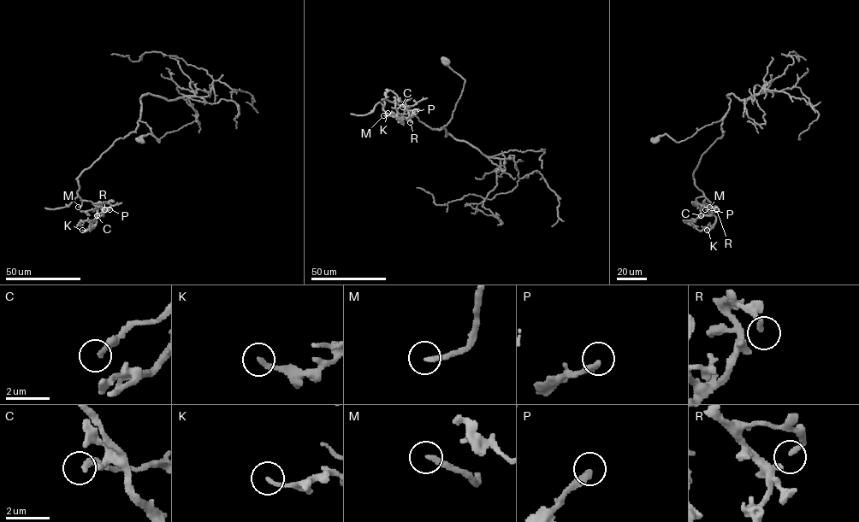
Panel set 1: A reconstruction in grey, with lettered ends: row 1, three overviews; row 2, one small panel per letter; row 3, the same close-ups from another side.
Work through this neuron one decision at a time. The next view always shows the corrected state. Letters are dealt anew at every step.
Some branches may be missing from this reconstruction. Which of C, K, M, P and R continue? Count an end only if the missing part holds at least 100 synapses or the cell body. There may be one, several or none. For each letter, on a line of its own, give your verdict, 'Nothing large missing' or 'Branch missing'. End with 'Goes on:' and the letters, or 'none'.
C: Nothing large missing
K: Nothing large missing
M: Branch missing
P: Nothing large missing
R: Nothing large missing
Goes on: M

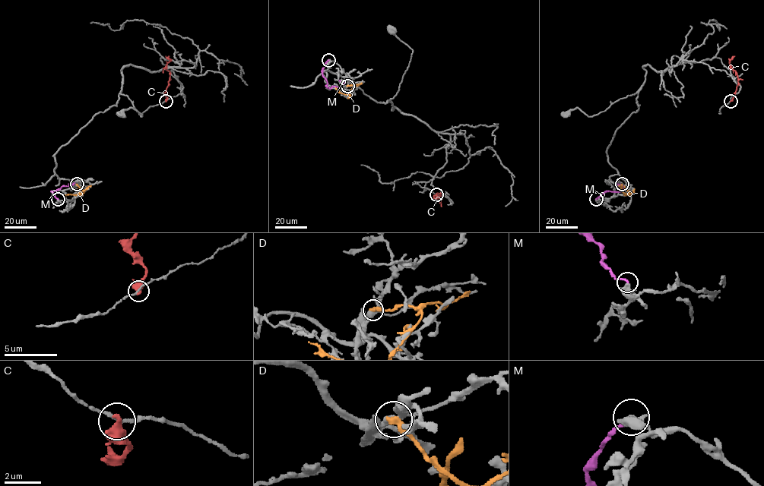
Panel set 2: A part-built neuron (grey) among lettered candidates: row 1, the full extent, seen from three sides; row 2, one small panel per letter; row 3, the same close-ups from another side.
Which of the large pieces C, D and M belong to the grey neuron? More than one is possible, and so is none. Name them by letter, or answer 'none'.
none

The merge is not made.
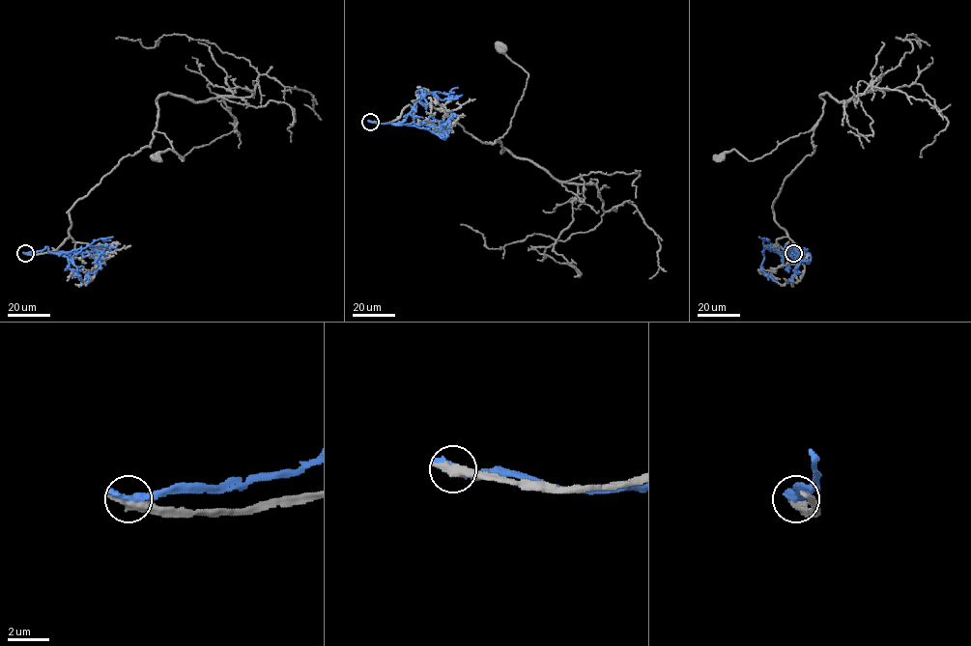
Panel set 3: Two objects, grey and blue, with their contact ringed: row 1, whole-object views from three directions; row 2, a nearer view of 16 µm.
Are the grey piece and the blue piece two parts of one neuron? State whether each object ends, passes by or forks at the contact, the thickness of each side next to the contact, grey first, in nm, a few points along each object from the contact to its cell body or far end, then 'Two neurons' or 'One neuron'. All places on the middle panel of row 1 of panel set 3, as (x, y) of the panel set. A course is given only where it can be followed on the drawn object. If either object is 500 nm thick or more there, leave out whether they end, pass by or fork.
At the ring grey ends. At the ring blue ends. Thickness 480 nm (grey) against 440 nm. Course of grey: (370, 122), (395, 121), (409, 104), (414, 116), (419, 100), (483, 142), (501, 143), (528, 77), (501, 47). Course of blue: (370, 122), (414, 125), (444, 139), (445, 127), (435, 127), (433, 118), (428, 118). Two neurons

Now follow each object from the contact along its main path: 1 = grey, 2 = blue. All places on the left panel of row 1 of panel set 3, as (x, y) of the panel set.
1: (25, 253), (55, 250), (70, 210), (150, 146), (157, 126), (183, 160), (171, 150), (157, 157)
2: (25, 253), (46, 247), (51, 253), (93, 252), (101, 261), (100, 266), (83, 282)

